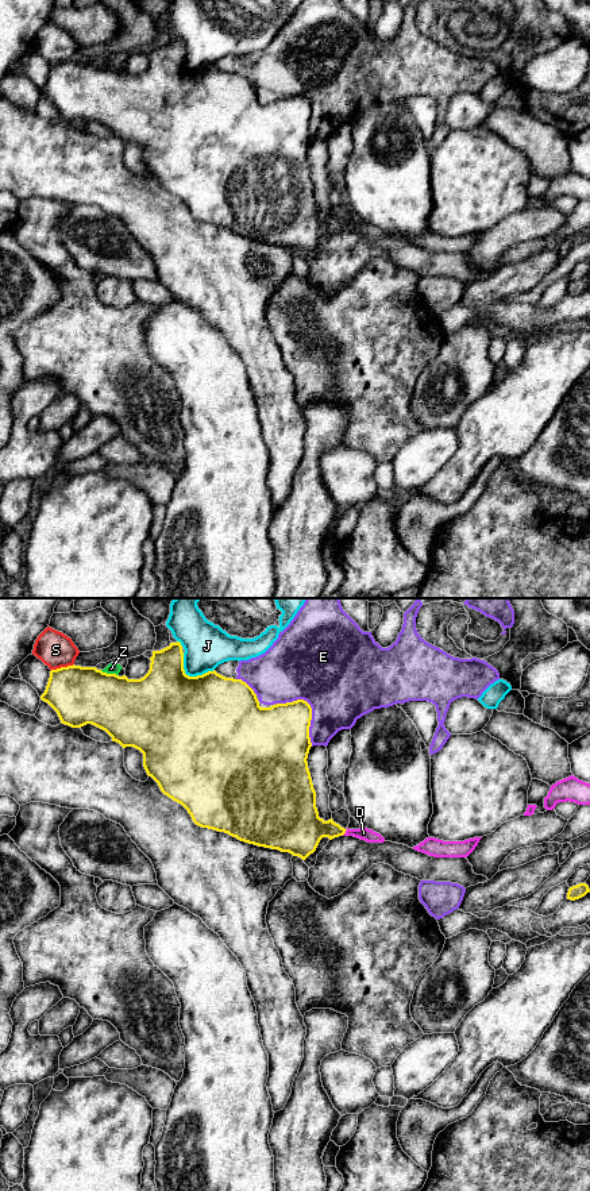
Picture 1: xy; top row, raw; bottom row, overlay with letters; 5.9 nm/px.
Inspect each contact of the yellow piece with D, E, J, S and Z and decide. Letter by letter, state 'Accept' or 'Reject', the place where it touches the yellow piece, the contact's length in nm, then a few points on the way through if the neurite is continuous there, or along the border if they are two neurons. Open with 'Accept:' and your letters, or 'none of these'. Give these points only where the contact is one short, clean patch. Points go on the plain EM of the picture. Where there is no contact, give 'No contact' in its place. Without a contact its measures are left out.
Accept: D
D: Accept. Touches yellow at xy (344, 227). Shared border 50 nm. Path across: xy (303, 224), (344, 227), (363, 228)
E: Reject. Touches yellow at xy (311, 104). Shared border 340 nm
J: Reject. Touches yellow at xy (188, 70). Shared border 220 nm
S: Reject. Touches yellow at xy (62, 62). Shared border 140 nm
Z: Reject. Touches yellow at xy (110, 69). Shared border 120 nm

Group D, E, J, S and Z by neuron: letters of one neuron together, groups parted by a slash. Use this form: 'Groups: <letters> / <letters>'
Groups: D / E / J / S / Z

